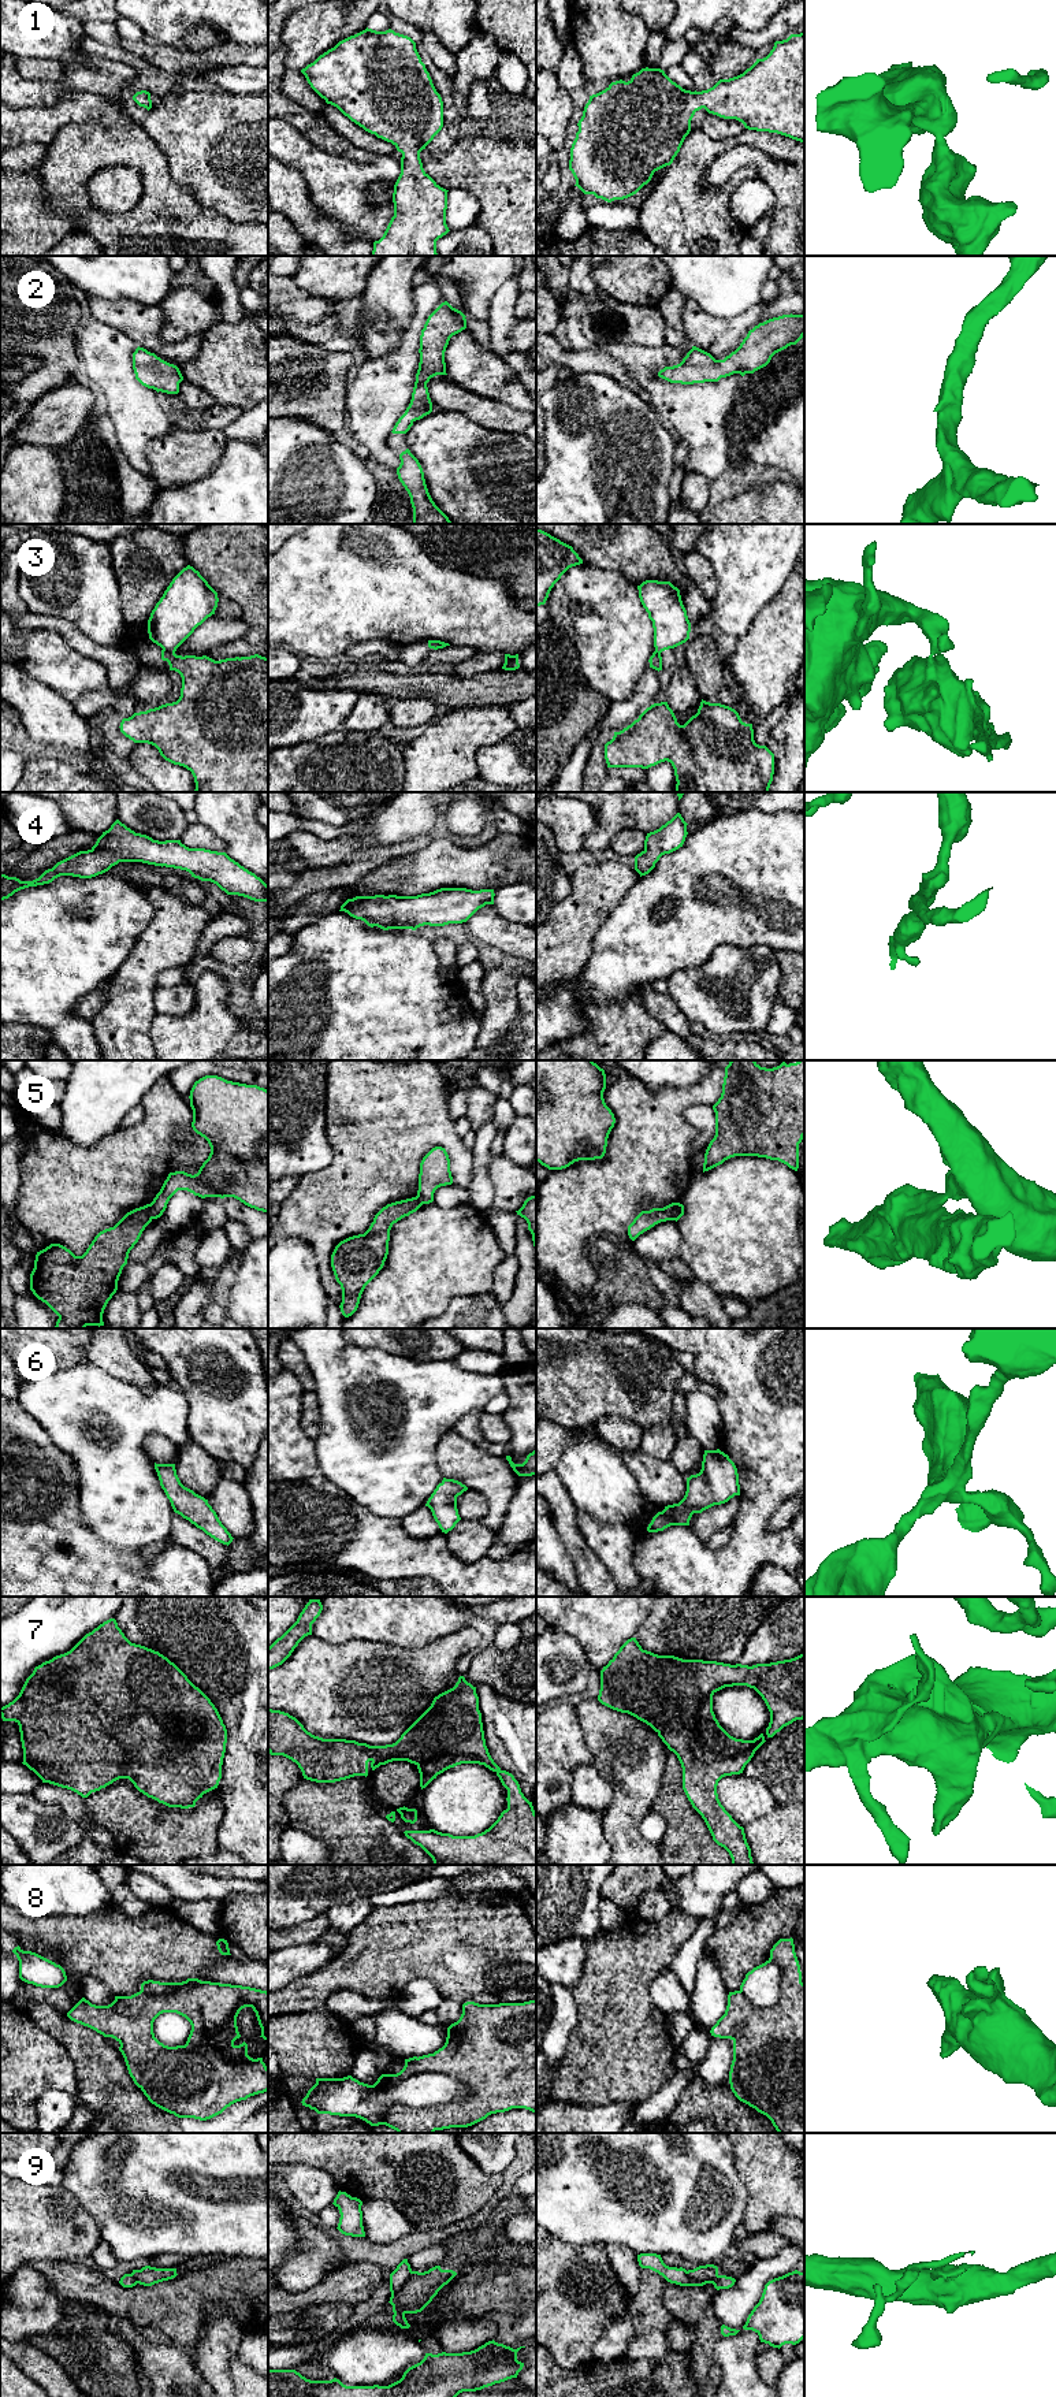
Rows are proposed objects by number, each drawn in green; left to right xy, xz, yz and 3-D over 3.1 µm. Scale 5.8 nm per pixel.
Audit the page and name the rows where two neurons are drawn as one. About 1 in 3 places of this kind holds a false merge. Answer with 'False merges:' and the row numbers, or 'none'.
False merges: 3, 5, 8, 9

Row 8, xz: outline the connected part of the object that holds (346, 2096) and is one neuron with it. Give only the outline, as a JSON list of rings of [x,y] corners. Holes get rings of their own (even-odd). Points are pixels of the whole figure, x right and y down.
[[[436,2071],[404,2077],[386,2089],[376,2089],[347,2075],[316,2078],[301,2103],[317,2114],[356,2117],[371,2126],[379,2126],[393,2106],[424,2108],[453,2104],[471,2093],[472,2089],[461,2080]]]

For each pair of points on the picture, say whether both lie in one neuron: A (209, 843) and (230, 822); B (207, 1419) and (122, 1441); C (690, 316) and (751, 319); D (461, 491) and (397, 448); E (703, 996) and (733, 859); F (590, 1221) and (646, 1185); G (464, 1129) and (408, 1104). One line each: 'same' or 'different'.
A: different
B: different
C: same
D: different
E: different
F: same
G: different

